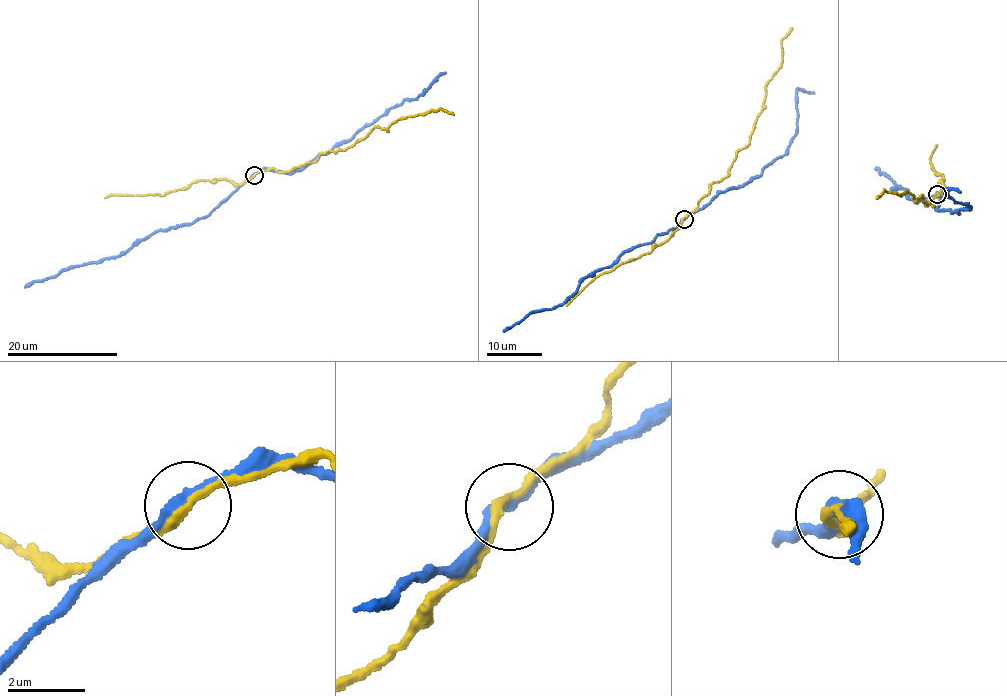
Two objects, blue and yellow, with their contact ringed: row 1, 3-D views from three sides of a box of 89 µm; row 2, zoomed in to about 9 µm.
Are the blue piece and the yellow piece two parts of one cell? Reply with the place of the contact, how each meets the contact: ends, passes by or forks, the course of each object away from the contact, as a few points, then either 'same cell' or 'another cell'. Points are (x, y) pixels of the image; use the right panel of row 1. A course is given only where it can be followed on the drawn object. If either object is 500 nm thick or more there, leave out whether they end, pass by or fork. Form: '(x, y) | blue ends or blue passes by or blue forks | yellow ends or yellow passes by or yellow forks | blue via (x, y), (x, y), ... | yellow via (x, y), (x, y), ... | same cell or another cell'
(937, 194) | blue passes by | yellow passes by | blue via (937, 194), (915, 202), (898, 185), (891, 188), (896, 190), (884, 172), (876, 169) | yellow via (937, 193), (933, 203), (928, 201), (933, 207), (921, 195), (905, 192), (883, 191), (876, 199) | another cell

